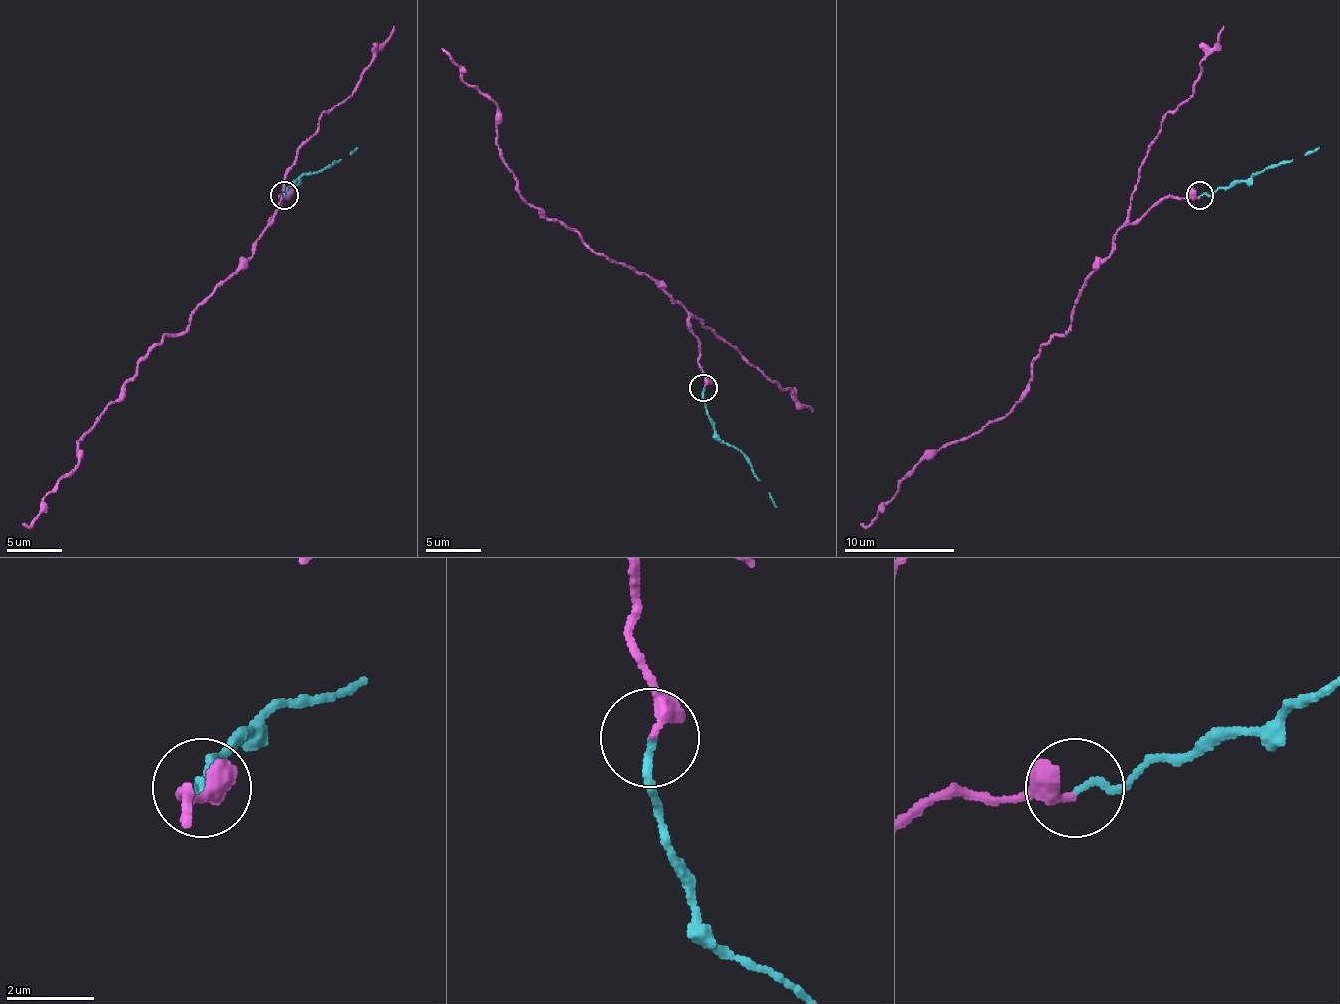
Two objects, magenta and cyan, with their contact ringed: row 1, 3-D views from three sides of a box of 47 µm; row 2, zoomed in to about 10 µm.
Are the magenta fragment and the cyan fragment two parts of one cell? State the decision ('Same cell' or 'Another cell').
Same cell

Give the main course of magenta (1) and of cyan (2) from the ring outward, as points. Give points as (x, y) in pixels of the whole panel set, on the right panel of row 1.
1: (1200, 196), (1164, 196), (1125, 224), (1012, 409), (946, 442), (860, 522)
2: (1200, 196), (1211, 196), (1253, 174), (1261, 174), (1269, 165), (1289, 163), (1319, 146)

